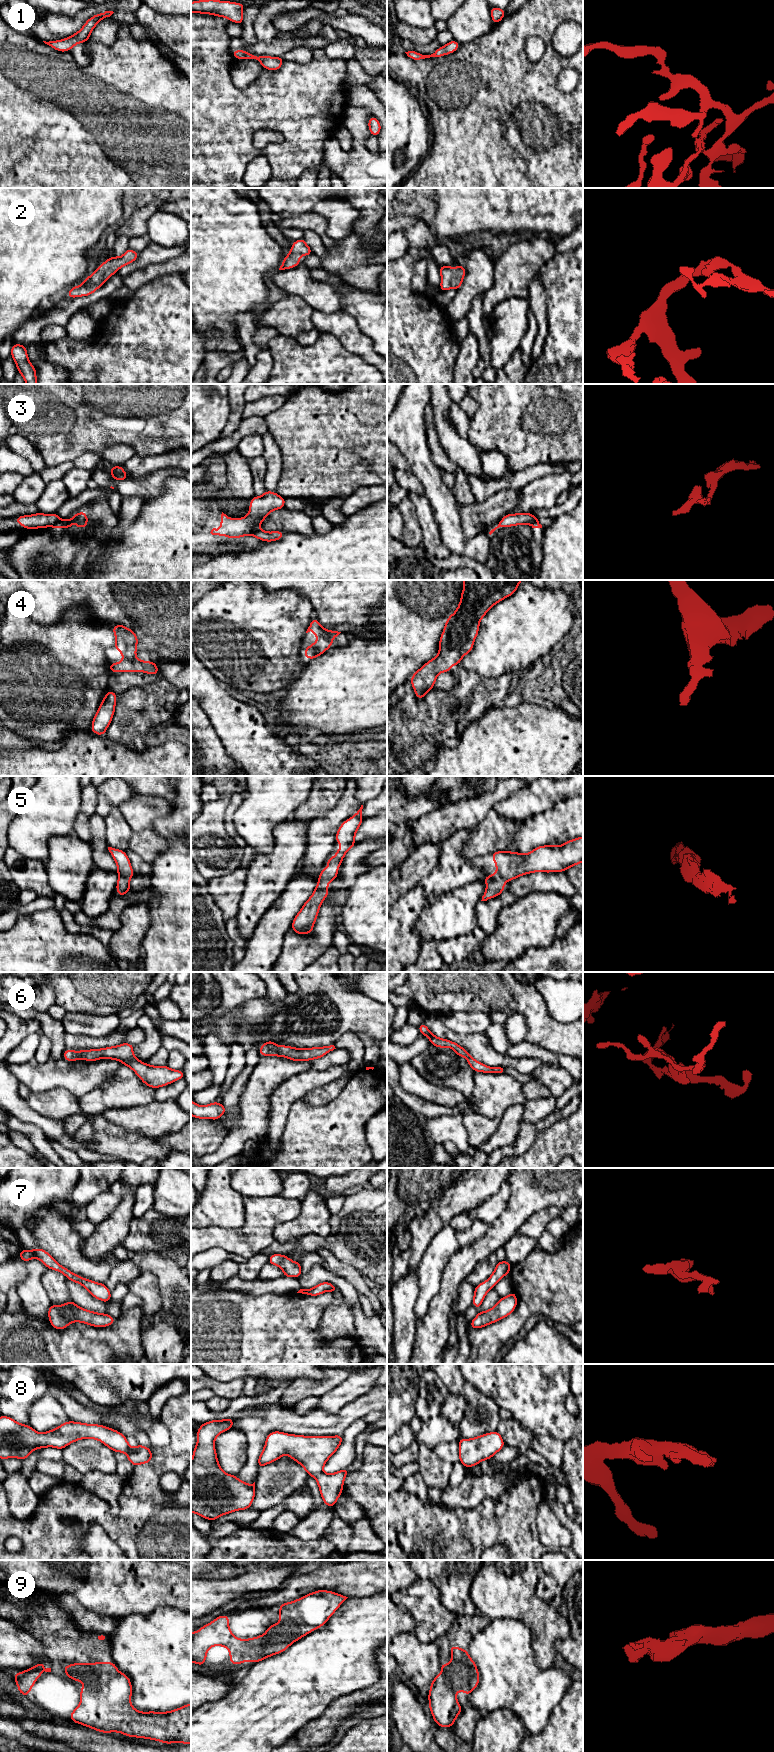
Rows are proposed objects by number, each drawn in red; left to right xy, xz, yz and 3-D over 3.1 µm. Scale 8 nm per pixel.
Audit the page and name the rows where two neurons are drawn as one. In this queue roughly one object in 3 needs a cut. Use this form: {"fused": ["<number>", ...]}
{"fused": ["3"]}

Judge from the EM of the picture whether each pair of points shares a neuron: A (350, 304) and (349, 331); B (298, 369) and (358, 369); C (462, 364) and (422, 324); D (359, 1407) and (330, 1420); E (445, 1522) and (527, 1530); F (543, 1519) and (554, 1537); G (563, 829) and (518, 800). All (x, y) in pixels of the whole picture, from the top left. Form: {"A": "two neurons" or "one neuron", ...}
{"A": "two neurons", "B": "one neuron", "C": "two neurons", "D": "one neuron", "E": "one neuron", "F": "one neuron", "G": "two neurons"}

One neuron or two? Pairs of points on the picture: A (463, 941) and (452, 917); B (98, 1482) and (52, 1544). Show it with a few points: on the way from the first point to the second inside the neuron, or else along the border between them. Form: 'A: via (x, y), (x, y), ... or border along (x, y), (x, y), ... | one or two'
A: border along (471, 931), (444, 939), (438, 943) | two
B: border along (78, 1483), (111, 1505) | two

